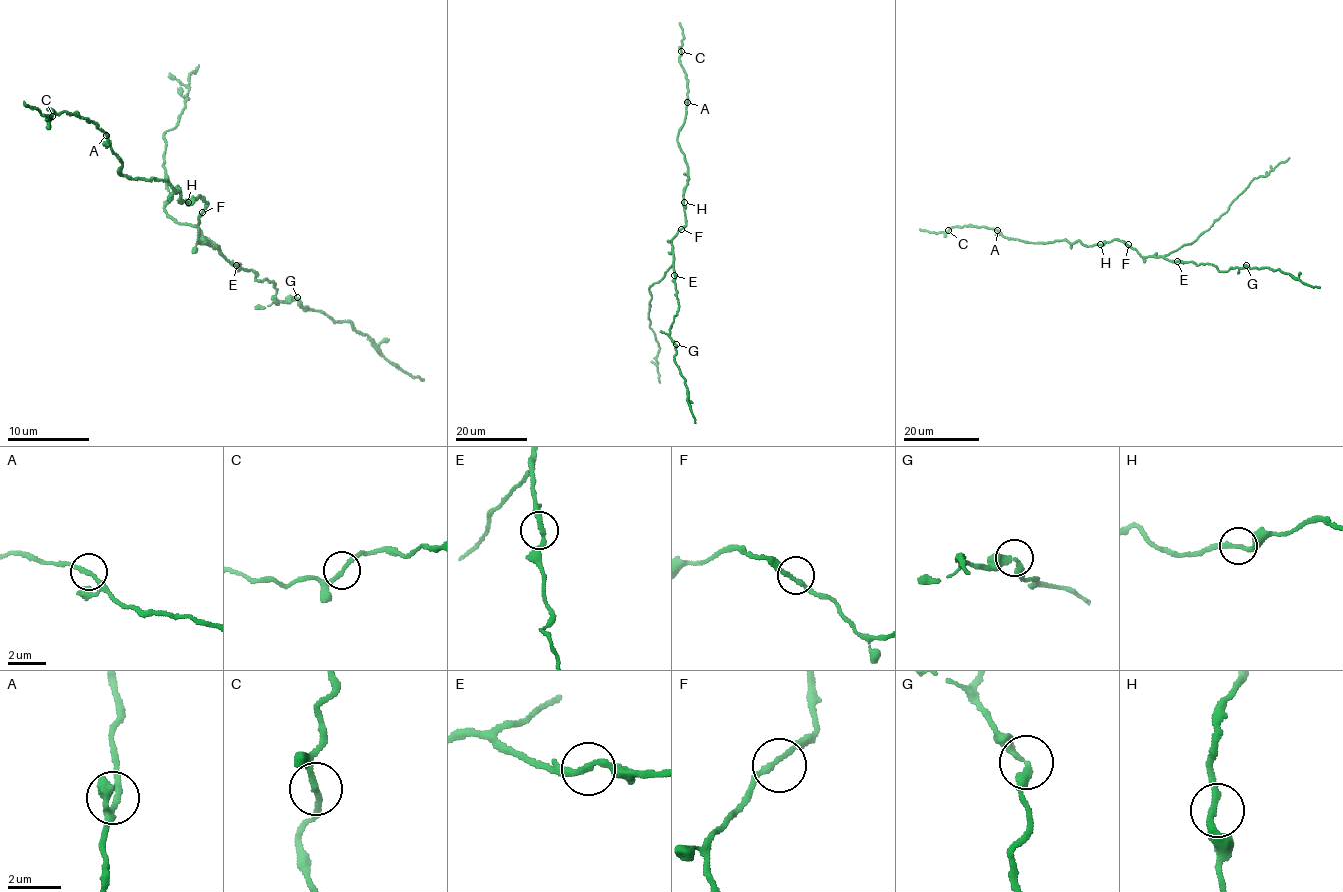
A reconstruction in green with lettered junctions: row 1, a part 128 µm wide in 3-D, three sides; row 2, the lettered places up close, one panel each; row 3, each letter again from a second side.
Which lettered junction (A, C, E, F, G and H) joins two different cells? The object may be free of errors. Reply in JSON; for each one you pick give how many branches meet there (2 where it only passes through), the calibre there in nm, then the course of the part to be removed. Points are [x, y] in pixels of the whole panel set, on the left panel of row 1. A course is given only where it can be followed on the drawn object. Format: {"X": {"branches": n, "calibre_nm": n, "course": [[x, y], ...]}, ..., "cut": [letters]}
{"cut": []}

